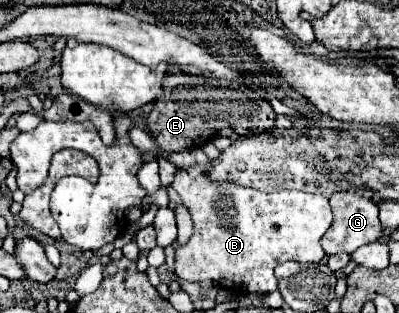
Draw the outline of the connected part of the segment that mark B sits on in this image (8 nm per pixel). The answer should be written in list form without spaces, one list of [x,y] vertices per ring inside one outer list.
[[[211,165],[179,169],[173,181],[195,221],[191,239],[175,251],[175,273],[179,279],[211,279],[225,289],[245,287],[249,293],[267,295],[277,291],[273,269],[279,263],[319,263],[325,257],[319,241],[333,221],[325,195],[305,191],[263,193],[229,181],[211,181],[207,177],[209,171]]]

